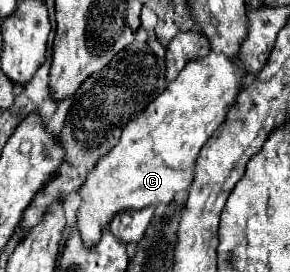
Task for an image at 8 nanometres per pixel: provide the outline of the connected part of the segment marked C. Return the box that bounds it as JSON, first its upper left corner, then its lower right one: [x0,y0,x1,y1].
[77,53,245,247]

